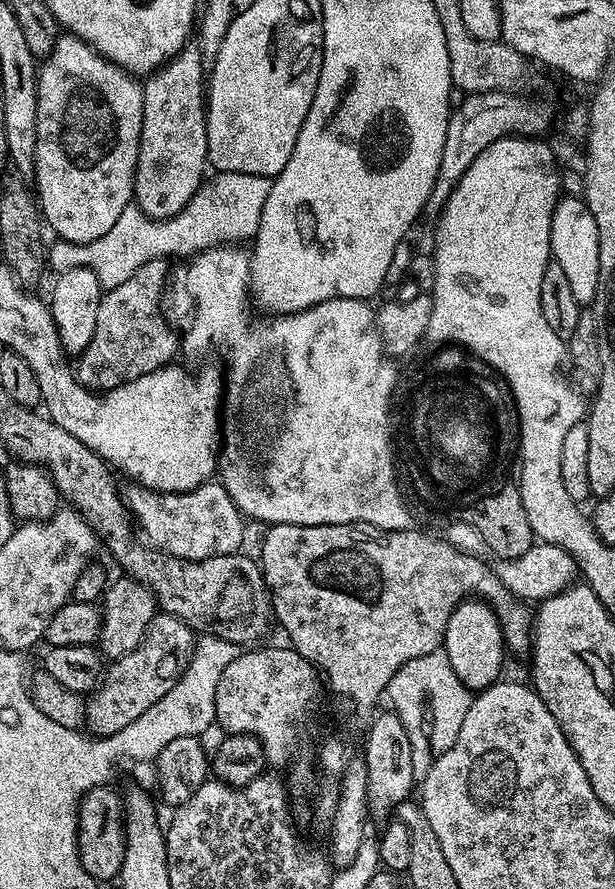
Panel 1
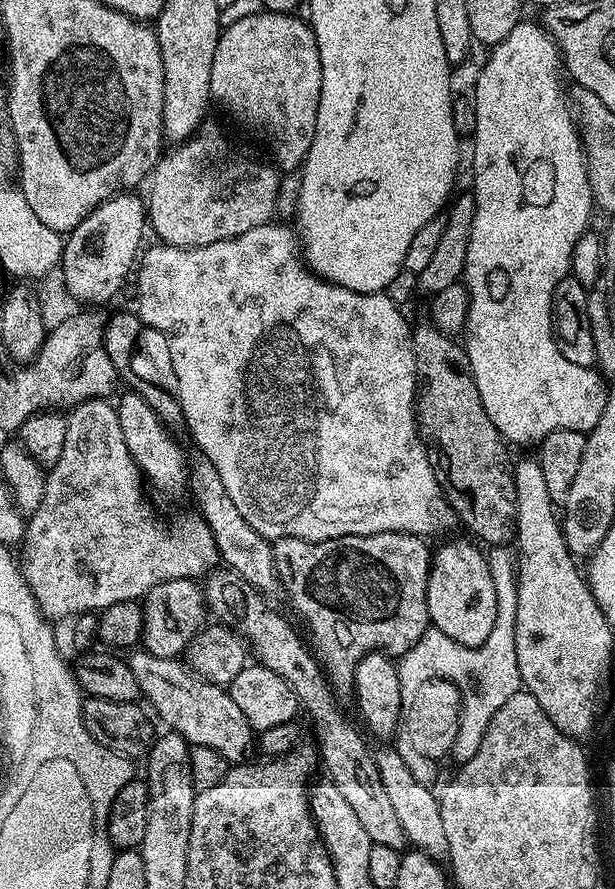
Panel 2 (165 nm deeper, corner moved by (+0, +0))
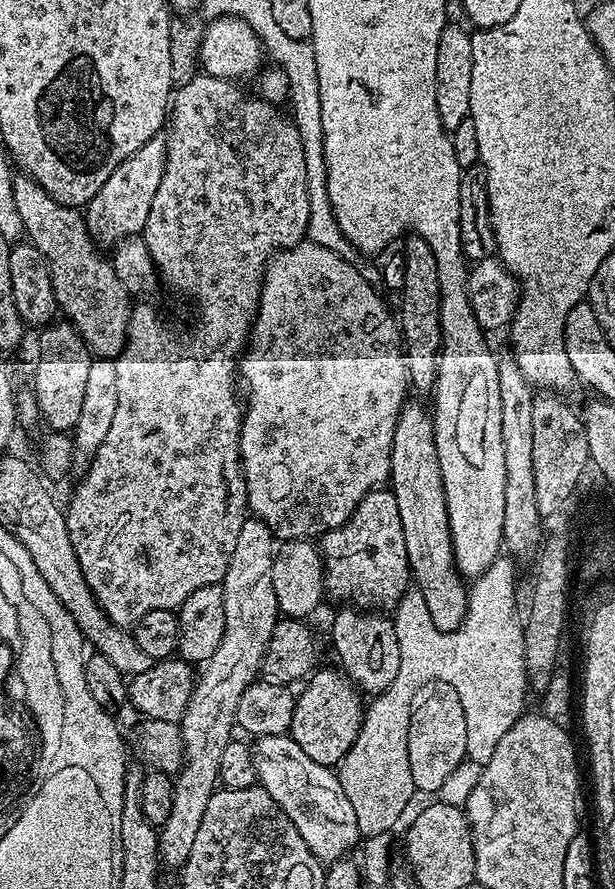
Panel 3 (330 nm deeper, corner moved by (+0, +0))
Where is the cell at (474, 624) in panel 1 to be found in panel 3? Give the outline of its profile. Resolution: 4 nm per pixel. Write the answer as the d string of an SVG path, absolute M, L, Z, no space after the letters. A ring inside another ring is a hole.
M416 398L405 400L398 414L388 479L394 502L398 502L398 518L402 518L402 534L406 537L406 558L412 580L426 598L426 610L430 610L434 626L443 632L453 632L468 616L470 588L456 567L432 418L429 409L424 409L419 403L423 404Z

